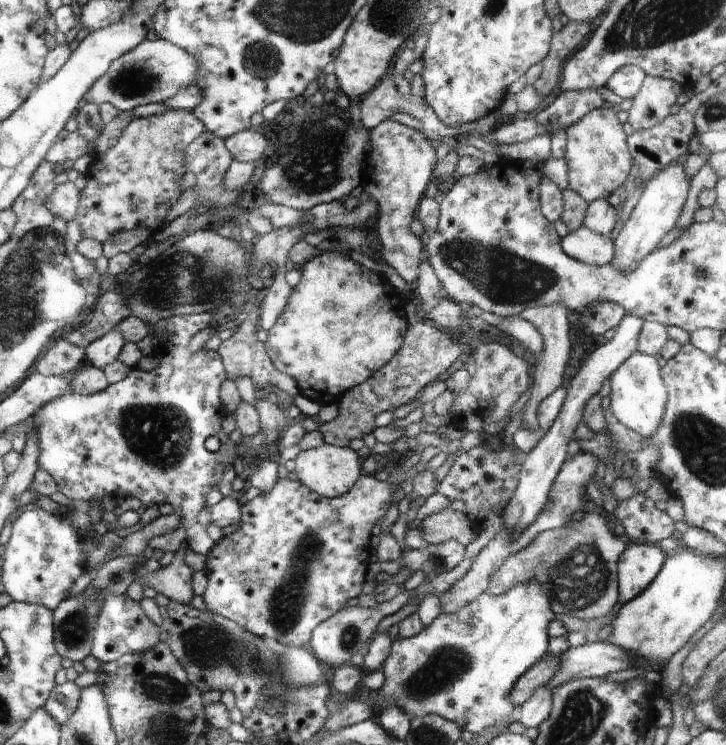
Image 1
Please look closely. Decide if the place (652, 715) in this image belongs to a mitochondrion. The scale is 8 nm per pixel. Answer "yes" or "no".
no

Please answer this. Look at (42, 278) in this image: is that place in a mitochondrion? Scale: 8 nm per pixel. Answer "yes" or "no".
yes

